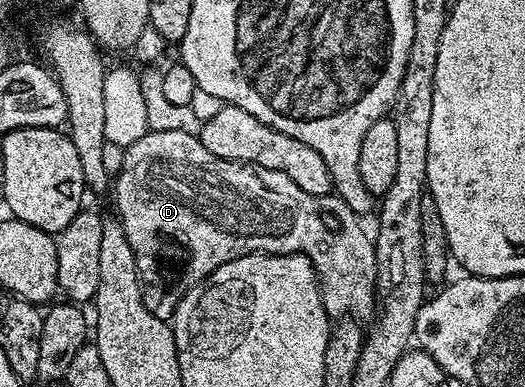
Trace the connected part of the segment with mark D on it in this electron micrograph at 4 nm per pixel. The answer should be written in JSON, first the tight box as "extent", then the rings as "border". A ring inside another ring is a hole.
{"extent":[114,130,377,320],"border":[[[149,130],[147,135],[142,136],[138,141],[134,141],[124,148],[124,160],[122,169],[114,175],[114,191],[116,187],[116,208],[115,214],[120,220],[126,233],[126,241],[130,241],[130,249],[134,249],[134,261],[136,271],[140,275],[140,292],[144,298],[146,309],[154,313],[154,317],[171,320],[177,305],[182,301],[182,297],[193,287],[203,283],[204,278],[214,273],[222,265],[234,261],[243,255],[304,255],[312,263],[316,271],[316,277],[320,281],[320,296],[324,302],[326,313],[330,317],[361,317],[360,315],[371,316],[377,306],[376,298],[376,245],[371,234],[364,232],[361,216],[356,215],[342,201],[340,196],[333,193],[331,195],[311,195],[306,193],[306,189],[298,189],[286,173],[278,173],[274,169],[258,167],[254,163],[239,163],[233,159],[223,159],[214,157],[206,145],[200,143],[196,135],[186,132],[156,132]]]}

